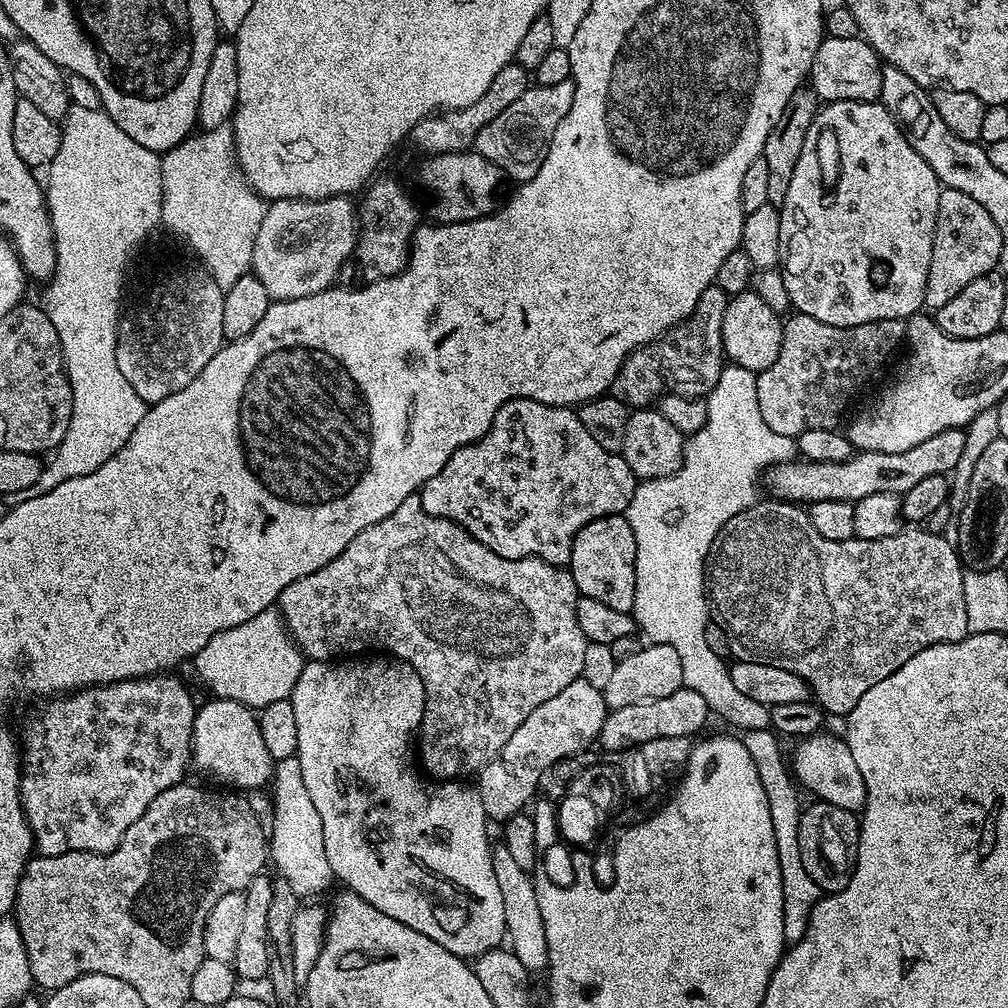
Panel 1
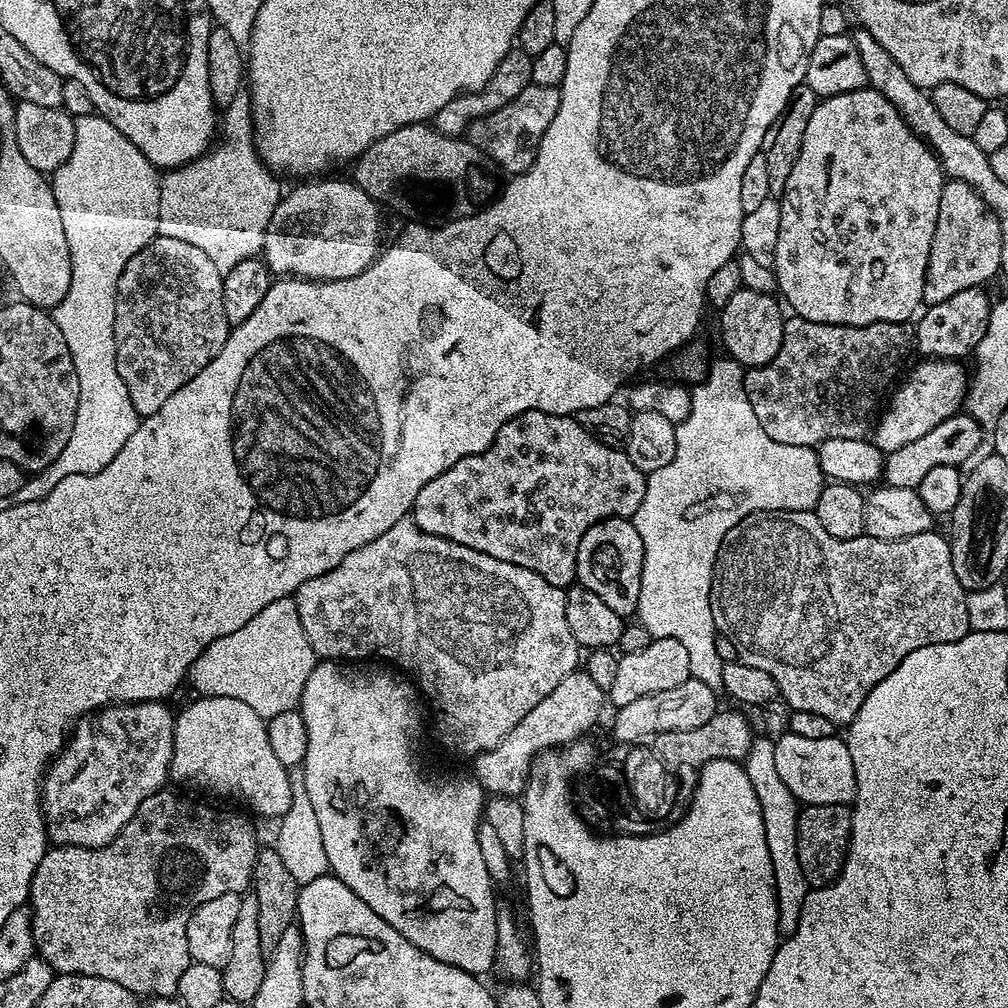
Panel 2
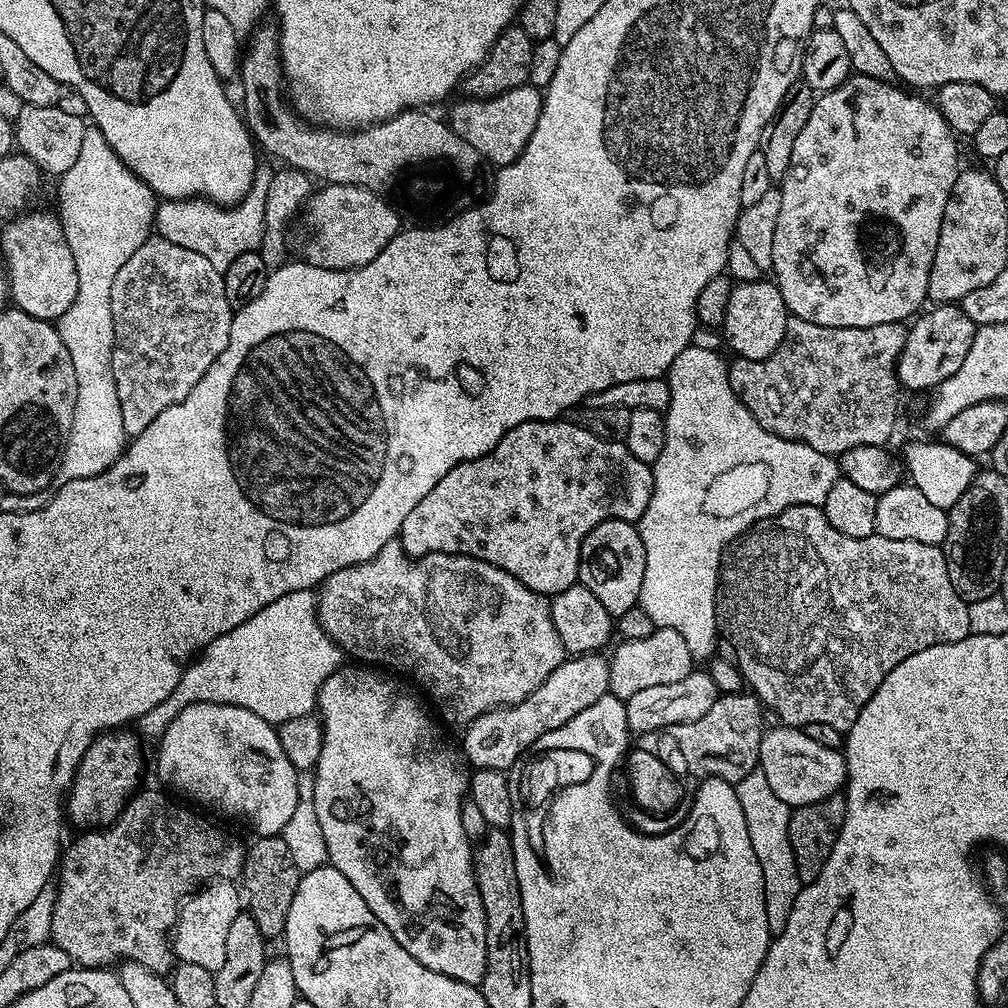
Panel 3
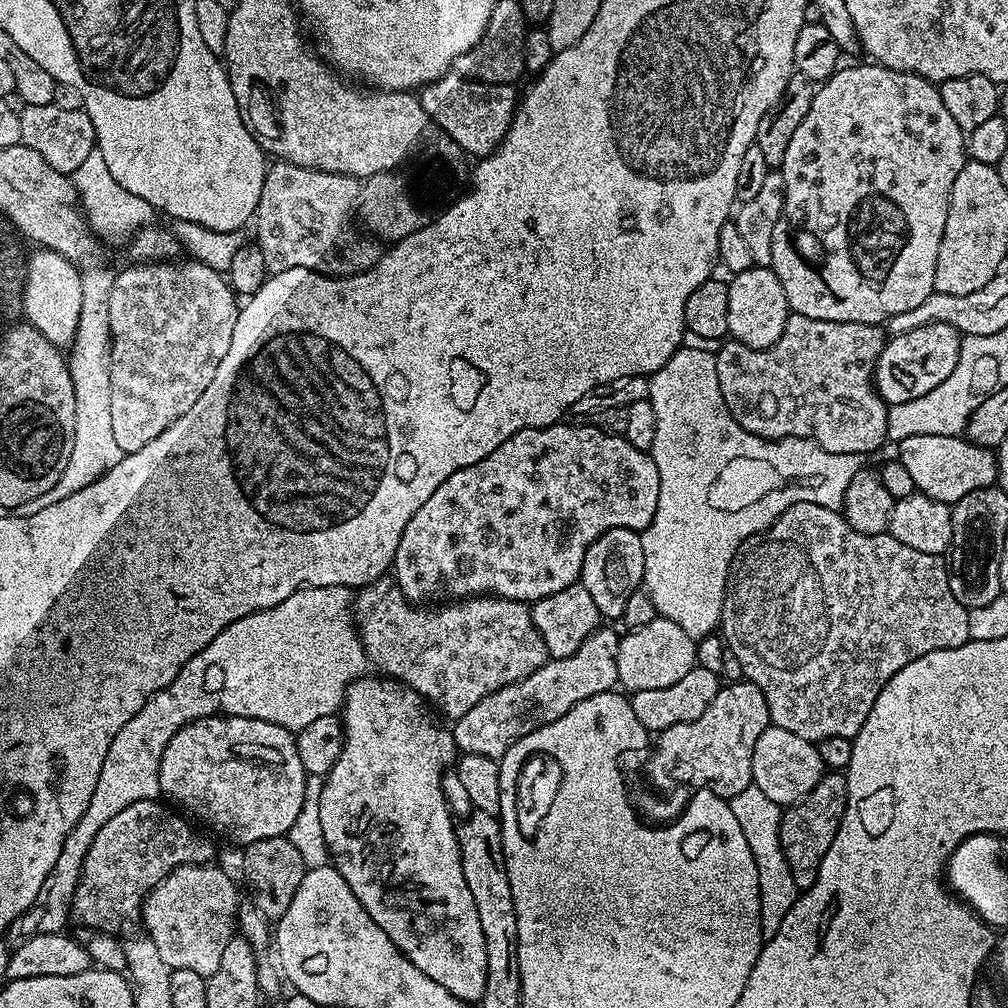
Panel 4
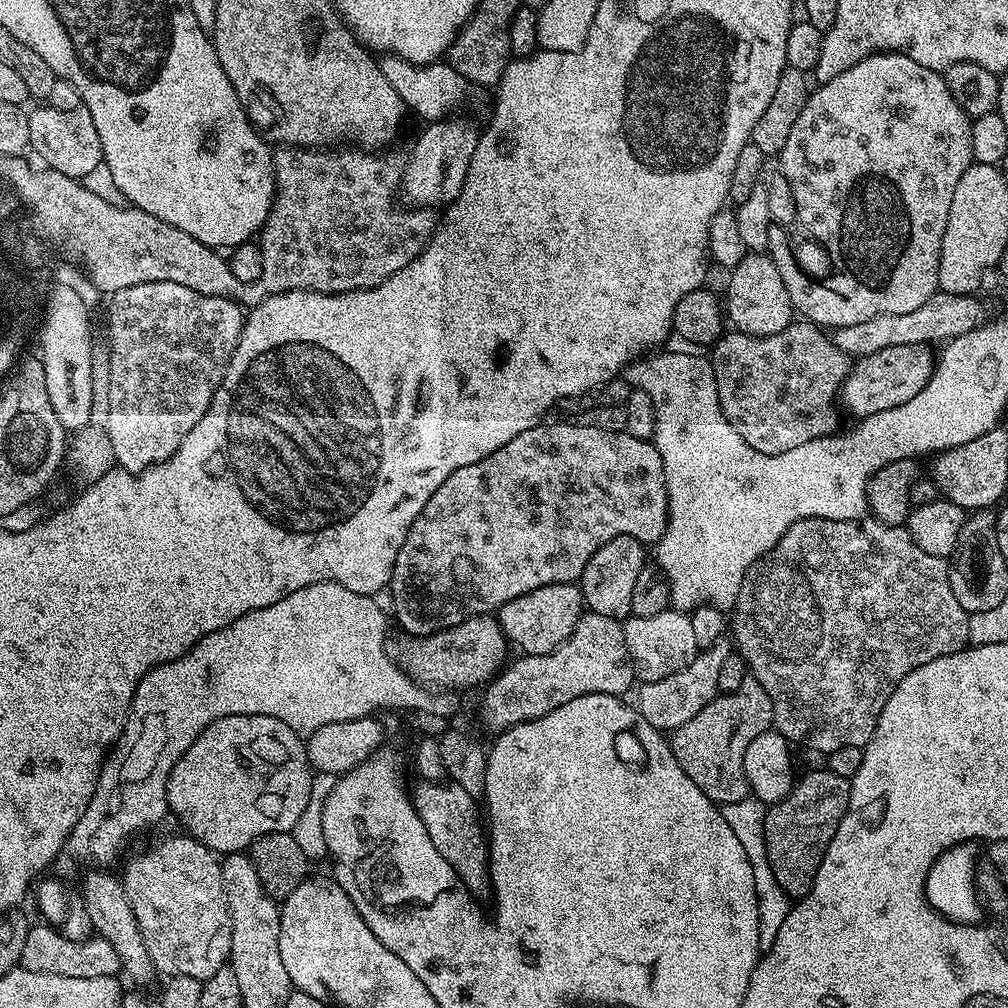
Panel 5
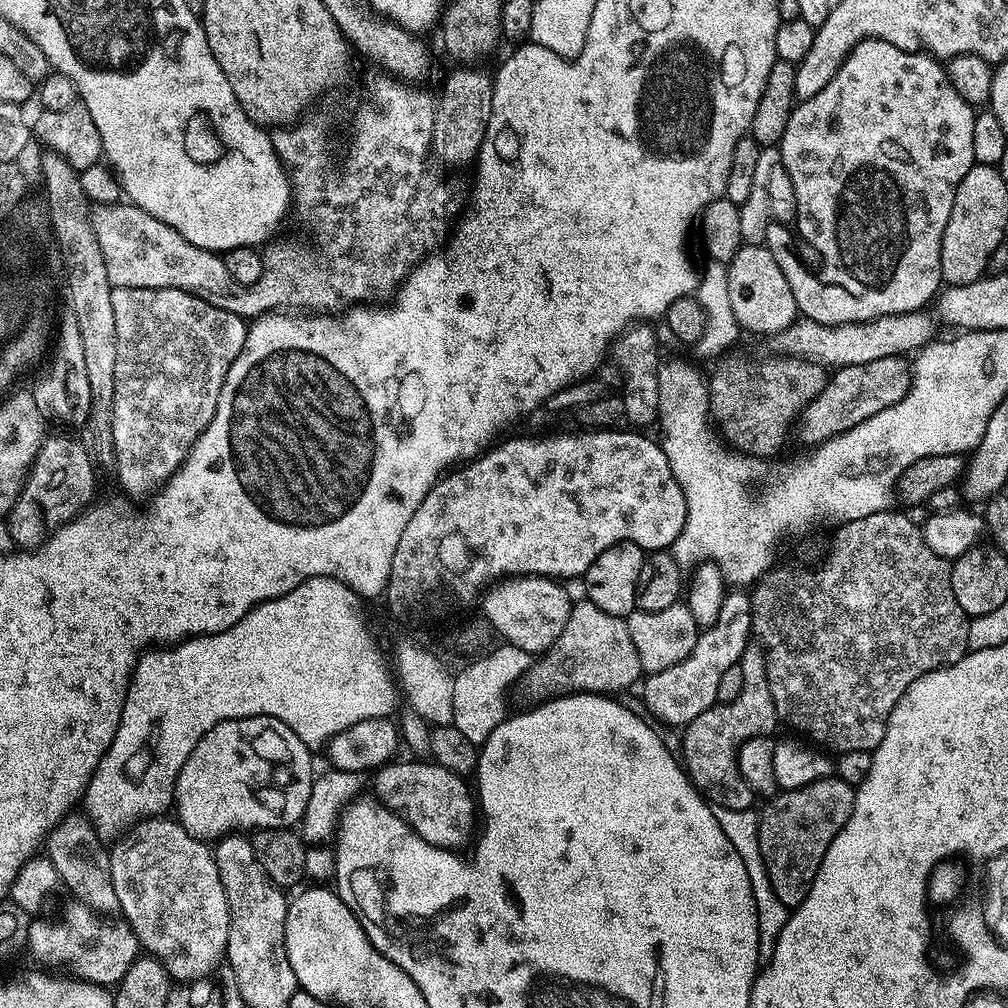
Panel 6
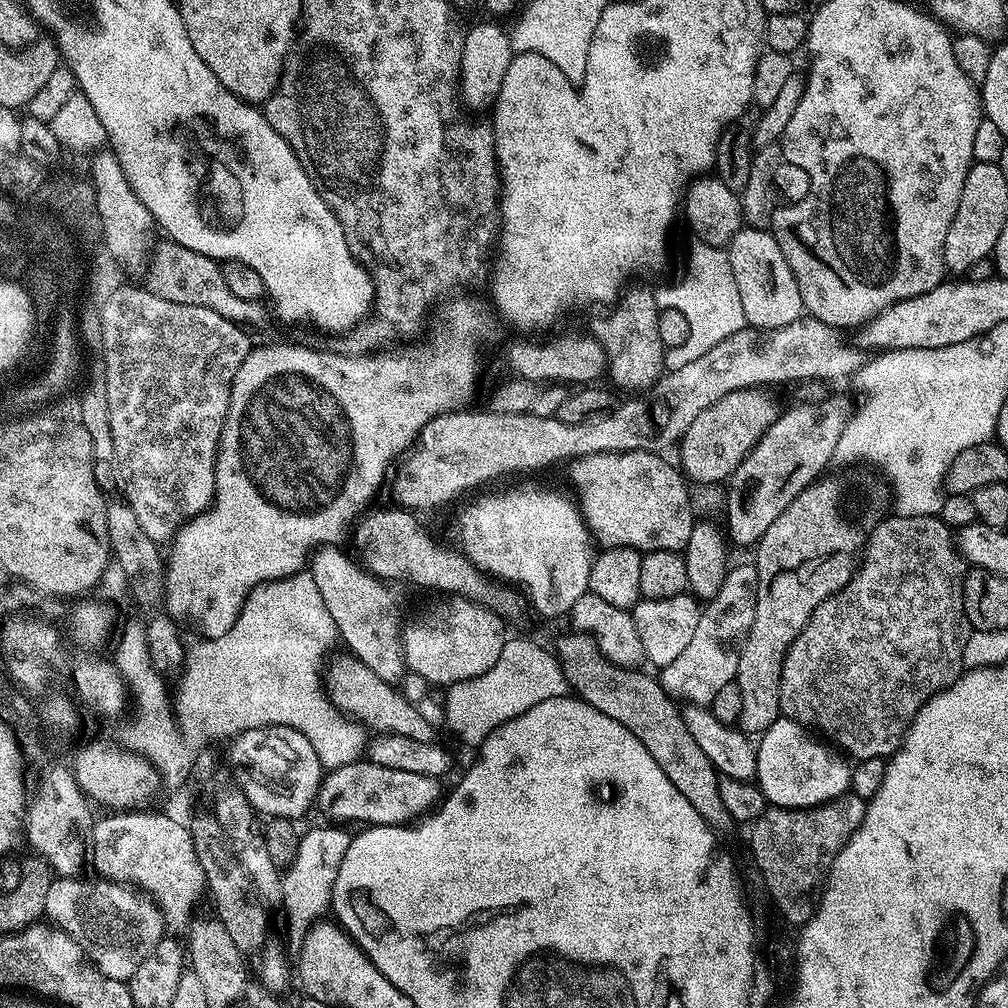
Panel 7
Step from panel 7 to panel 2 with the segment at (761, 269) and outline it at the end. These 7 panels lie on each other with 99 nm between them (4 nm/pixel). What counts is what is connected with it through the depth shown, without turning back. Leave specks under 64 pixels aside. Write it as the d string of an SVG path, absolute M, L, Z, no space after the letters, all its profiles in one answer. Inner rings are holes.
M741 287L737 293L719 309L720 336L724 339L724 348L729 357L745 369L760 368L768 364L778 354L778 346L782 346L785 313L780 313L781 305L776 305L775 295L758 294L758 290Z

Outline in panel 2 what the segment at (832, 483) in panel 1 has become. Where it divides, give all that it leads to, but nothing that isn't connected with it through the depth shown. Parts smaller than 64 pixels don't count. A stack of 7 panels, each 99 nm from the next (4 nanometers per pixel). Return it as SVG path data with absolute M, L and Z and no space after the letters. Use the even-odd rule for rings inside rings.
M957 414L946 418L942 422L938 422L938 426L934 426L934 430L922 434L922 438L914 438L914 442L906 442L902 446L898 446L898 450L887 453L883 457L883 483L889 488L919 489L922 478L926 478L926 474L930 474L930 470L934 470L934 466L960 468L964 466L964 463L967 465L981 451L981 449L979 450L980 439L983 436L985 439L986 432L980 429L980 424L974 417L964 415Z

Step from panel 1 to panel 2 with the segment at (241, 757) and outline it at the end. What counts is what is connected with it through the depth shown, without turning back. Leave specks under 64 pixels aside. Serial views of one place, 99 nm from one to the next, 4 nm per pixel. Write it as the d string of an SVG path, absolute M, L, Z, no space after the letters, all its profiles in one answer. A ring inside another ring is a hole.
M217 696L197 697L174 720L175 744L172 747L171 775L180 780L193 780L204 788L213 788L216 792L225 792L228 796L237 796L244 804L249 804L260 816L279 818L286 814L292 801L288 769L278 762L269 740L267 721L246 702L236 698L218 698Z

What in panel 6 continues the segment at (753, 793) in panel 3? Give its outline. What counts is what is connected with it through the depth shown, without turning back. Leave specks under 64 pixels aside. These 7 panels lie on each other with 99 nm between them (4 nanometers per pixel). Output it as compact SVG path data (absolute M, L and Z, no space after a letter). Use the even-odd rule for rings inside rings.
M712 804L712 813L722 828L722 834L732 843L738 852L738 858L746 866L746 874L750 876L750 886L754 890L754 902L758 910L758 954L761 965L767 966L774 954L774 946L778 942L778 934L782 934L782 926L786 926L790 910L778 902L778 894L774 894L774 886L770 886L770 878L766 874L766 866L762 862L762 850L758 846L758 826L760 821L752 808L746 810L726 810L726 806Z

